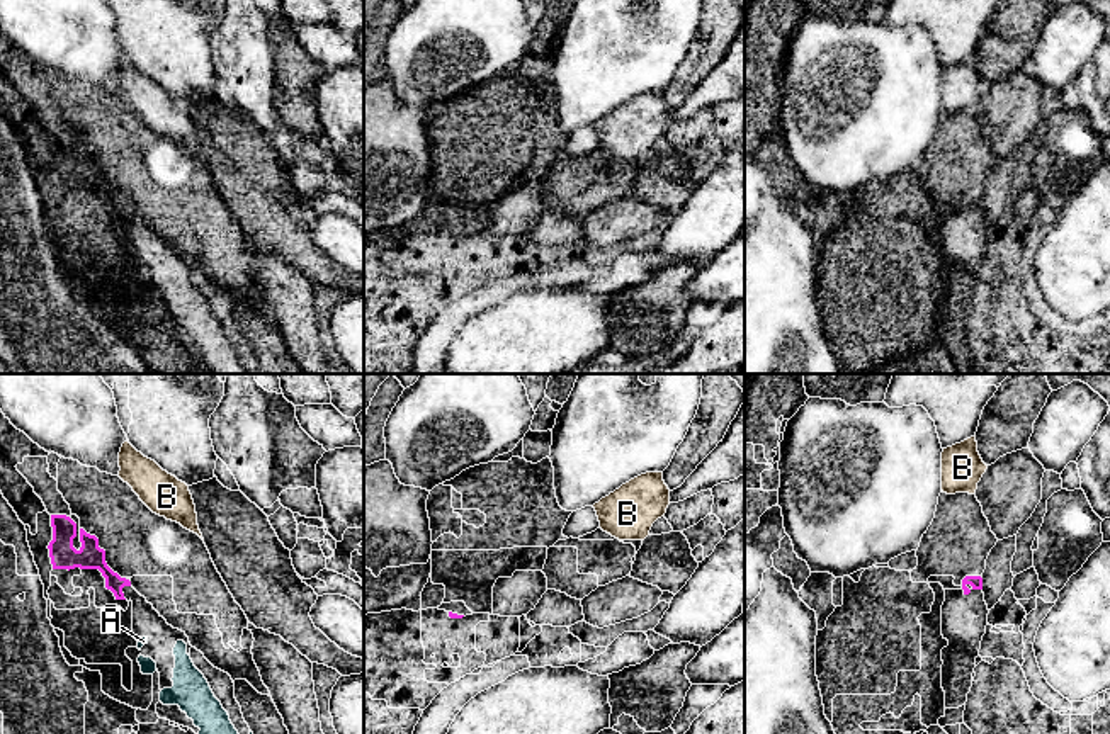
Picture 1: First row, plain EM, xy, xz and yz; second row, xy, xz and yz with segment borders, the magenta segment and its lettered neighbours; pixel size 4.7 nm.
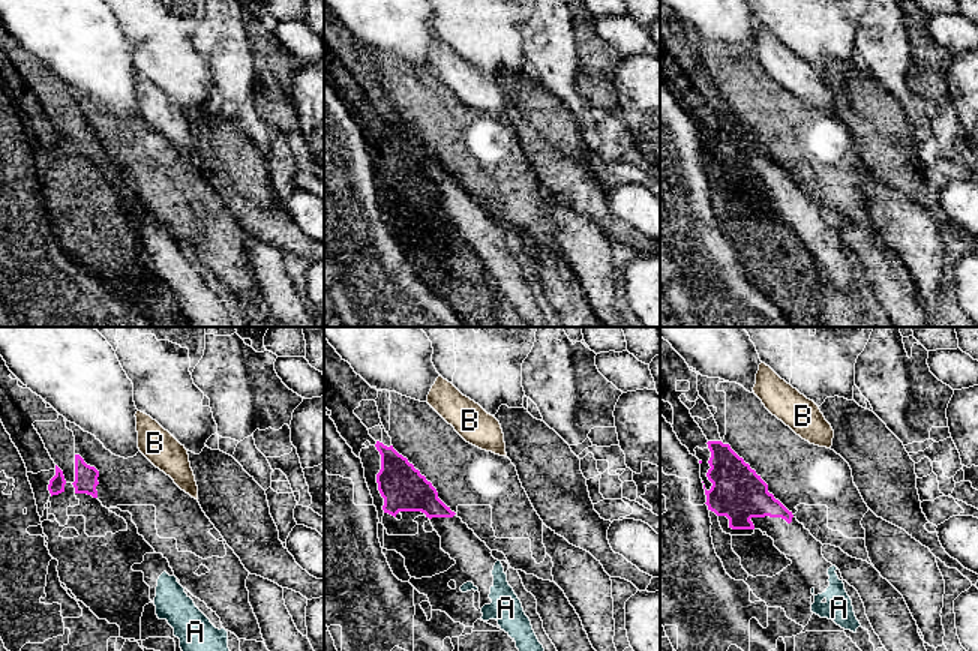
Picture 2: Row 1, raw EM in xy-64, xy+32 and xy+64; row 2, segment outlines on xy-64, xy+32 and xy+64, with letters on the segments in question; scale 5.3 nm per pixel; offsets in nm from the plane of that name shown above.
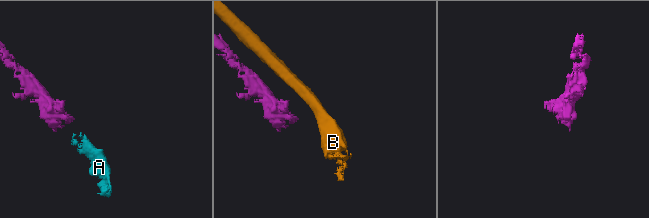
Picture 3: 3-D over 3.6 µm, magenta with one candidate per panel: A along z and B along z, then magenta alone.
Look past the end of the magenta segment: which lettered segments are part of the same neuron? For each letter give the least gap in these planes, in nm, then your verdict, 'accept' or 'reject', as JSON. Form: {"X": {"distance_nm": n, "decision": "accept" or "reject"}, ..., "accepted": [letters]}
{"A": {"distance_nm": 200, "decision": "accept"}, "B": {"distance_nm": 280, "decision": "reject"}, "accepted": ["A"]}

